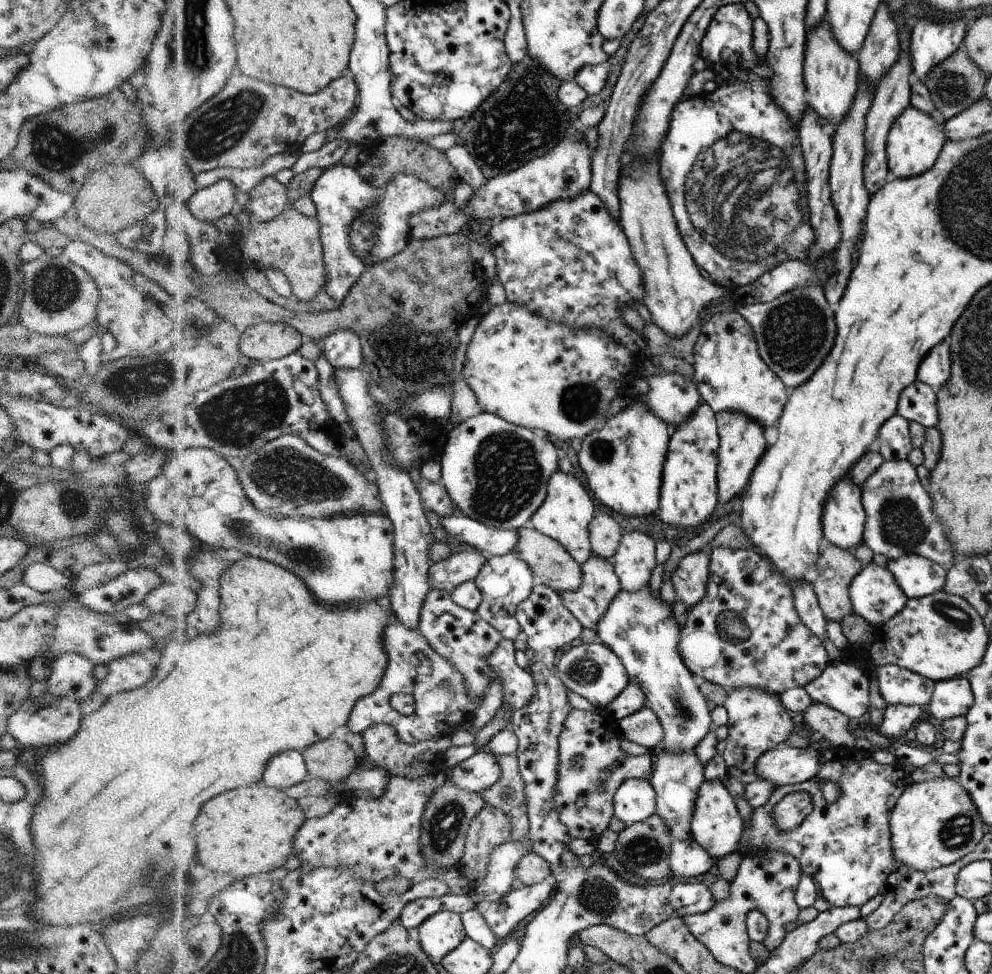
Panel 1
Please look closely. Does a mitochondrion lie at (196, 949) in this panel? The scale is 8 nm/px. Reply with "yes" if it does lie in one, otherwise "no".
yes

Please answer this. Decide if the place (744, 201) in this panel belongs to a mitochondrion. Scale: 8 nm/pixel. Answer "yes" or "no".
yes

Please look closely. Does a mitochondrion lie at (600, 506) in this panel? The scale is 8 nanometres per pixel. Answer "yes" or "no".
no

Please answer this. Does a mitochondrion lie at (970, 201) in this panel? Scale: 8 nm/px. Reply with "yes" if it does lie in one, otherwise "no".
yes

